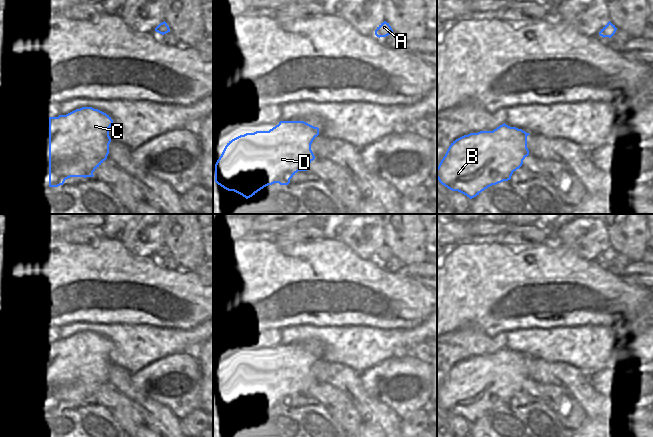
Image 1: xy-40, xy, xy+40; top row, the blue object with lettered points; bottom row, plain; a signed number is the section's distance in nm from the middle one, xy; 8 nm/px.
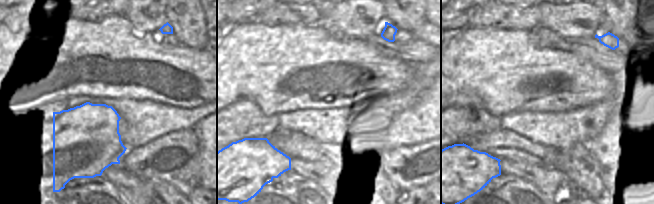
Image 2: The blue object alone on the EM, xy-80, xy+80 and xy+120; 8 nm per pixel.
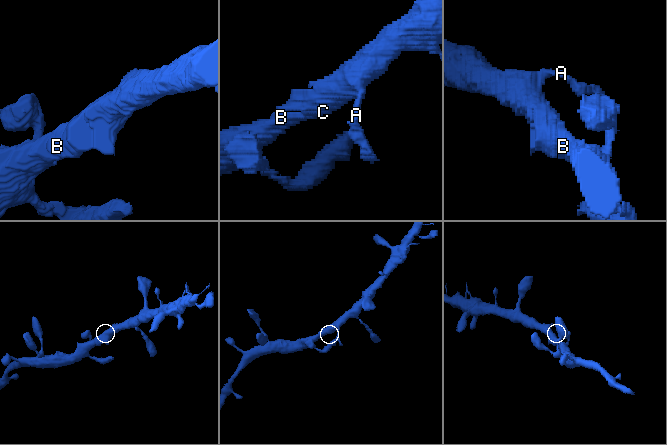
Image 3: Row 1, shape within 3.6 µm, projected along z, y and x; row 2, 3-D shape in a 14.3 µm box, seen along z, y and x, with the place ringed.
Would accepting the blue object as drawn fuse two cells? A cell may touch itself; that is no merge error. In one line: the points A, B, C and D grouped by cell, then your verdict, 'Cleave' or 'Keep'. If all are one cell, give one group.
Groups: A B C D. Keep

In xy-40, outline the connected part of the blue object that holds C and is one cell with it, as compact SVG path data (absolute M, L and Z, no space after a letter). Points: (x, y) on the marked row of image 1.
M92 107L49 117L49 187L63 185L70 177L93 177L93 172L109 154L109 128L112 124L109 115Z

